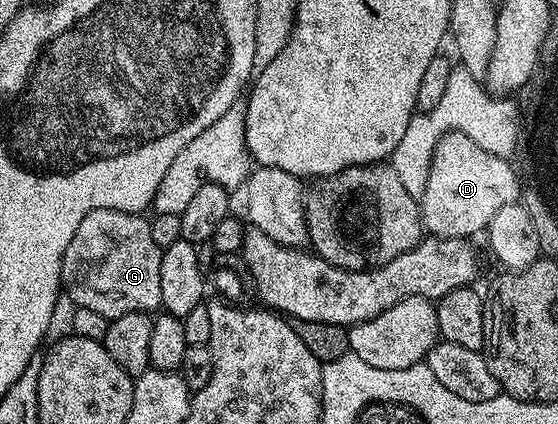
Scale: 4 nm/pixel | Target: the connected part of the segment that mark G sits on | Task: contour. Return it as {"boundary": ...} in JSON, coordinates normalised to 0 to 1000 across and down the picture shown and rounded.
{"boundary":[[[170,495],[140,528],[133,566],[115,597],[108,644],[113,691],[136,722],[199,755],[226,736],[280,736],[289,729],[290,651],[287,601],[290,583],[272,554],[263,512],[228,505],[217,495]]]}

